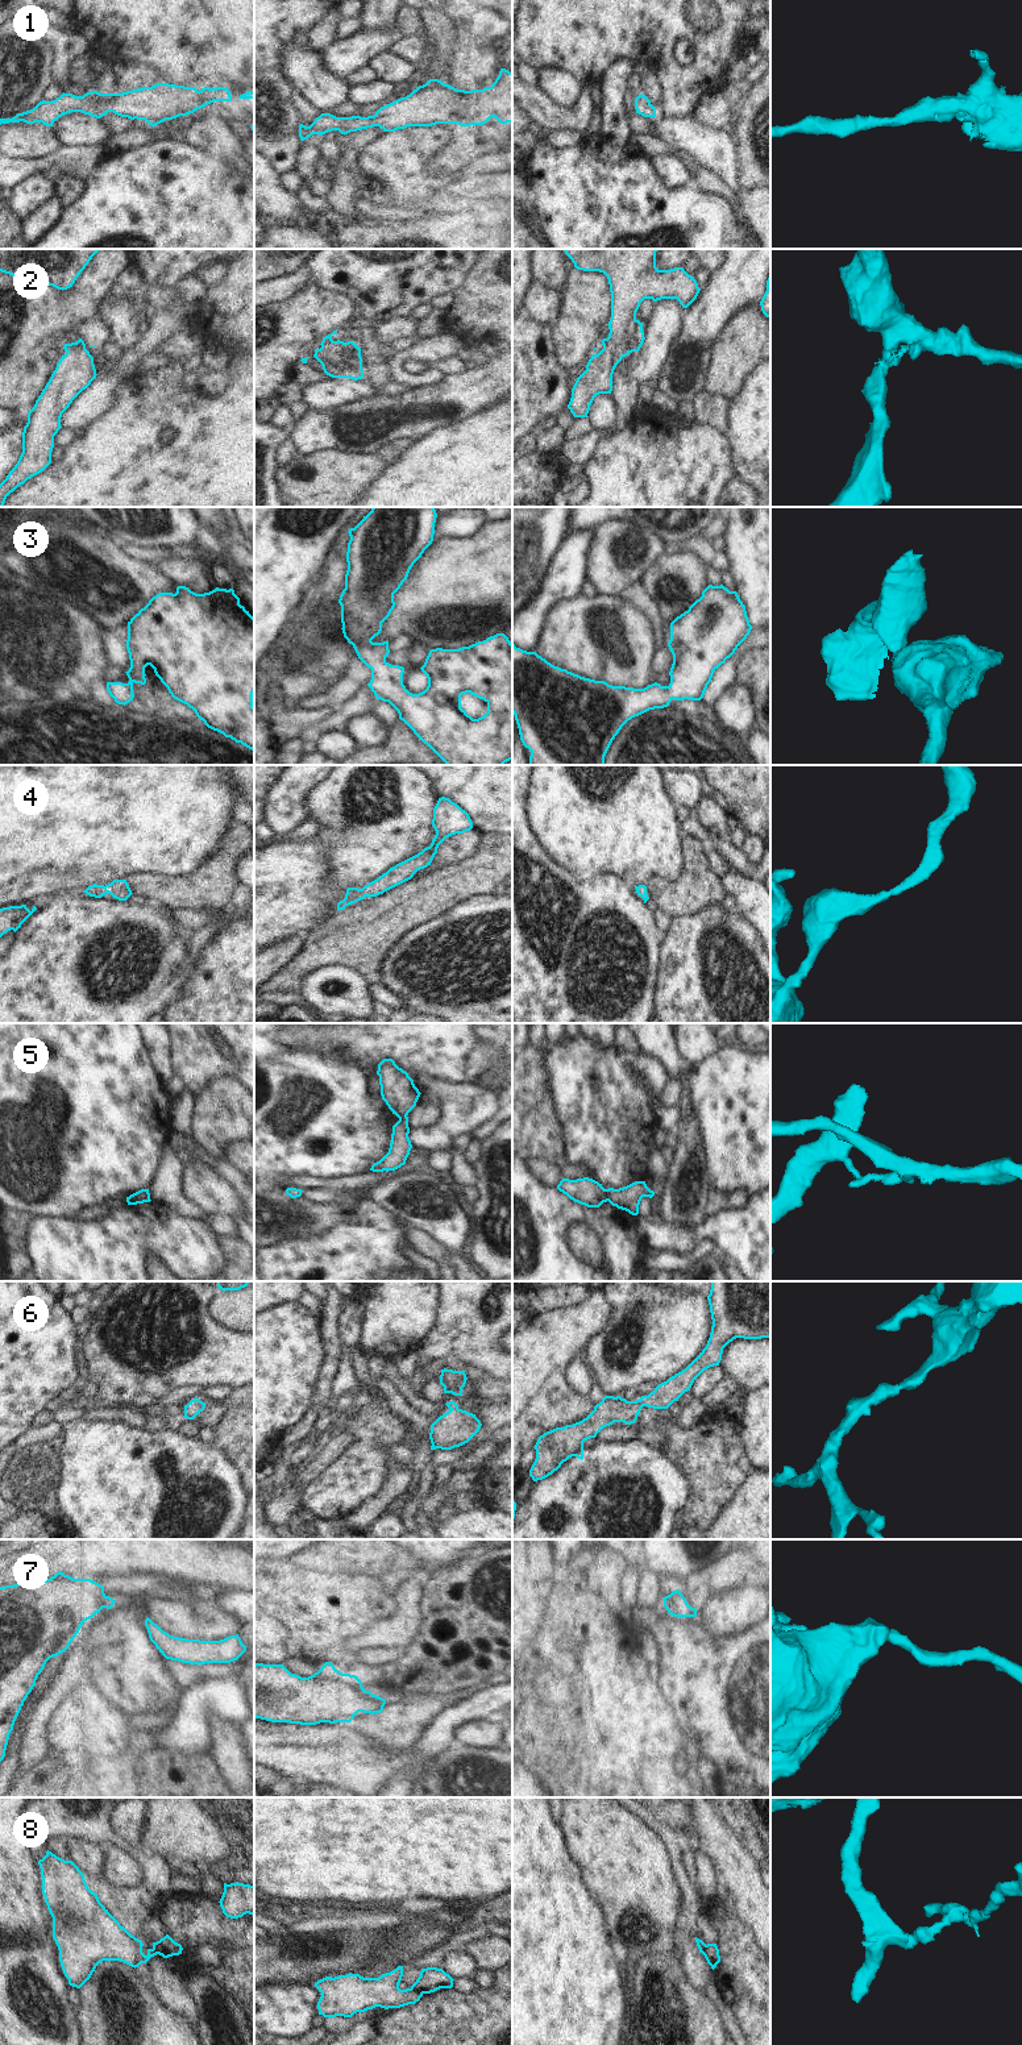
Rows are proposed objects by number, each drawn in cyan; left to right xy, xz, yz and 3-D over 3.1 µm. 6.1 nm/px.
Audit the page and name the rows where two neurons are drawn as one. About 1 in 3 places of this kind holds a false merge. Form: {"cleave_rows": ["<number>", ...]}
{"cleave_rows": ["5", "8"]}

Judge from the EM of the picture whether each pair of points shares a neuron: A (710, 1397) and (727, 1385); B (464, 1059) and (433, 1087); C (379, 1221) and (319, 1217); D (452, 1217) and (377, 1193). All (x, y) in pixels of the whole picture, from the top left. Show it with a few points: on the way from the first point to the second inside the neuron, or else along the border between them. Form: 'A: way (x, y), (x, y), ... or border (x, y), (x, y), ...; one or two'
A: way (714, 1397), (723, 1389); one
B: border (412, 1077), (426, 1072), (453, 1081), (474, 1083); two
C: border (353, 1208), (331, 1234), (318, 1233); two
D: way (433, 1217), (415, 1217), (406, 1209), (395, 1206); one

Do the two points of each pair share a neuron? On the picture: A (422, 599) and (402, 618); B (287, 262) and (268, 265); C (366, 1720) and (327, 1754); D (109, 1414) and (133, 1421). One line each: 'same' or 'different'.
A: same
B: same
C: different
D: same

